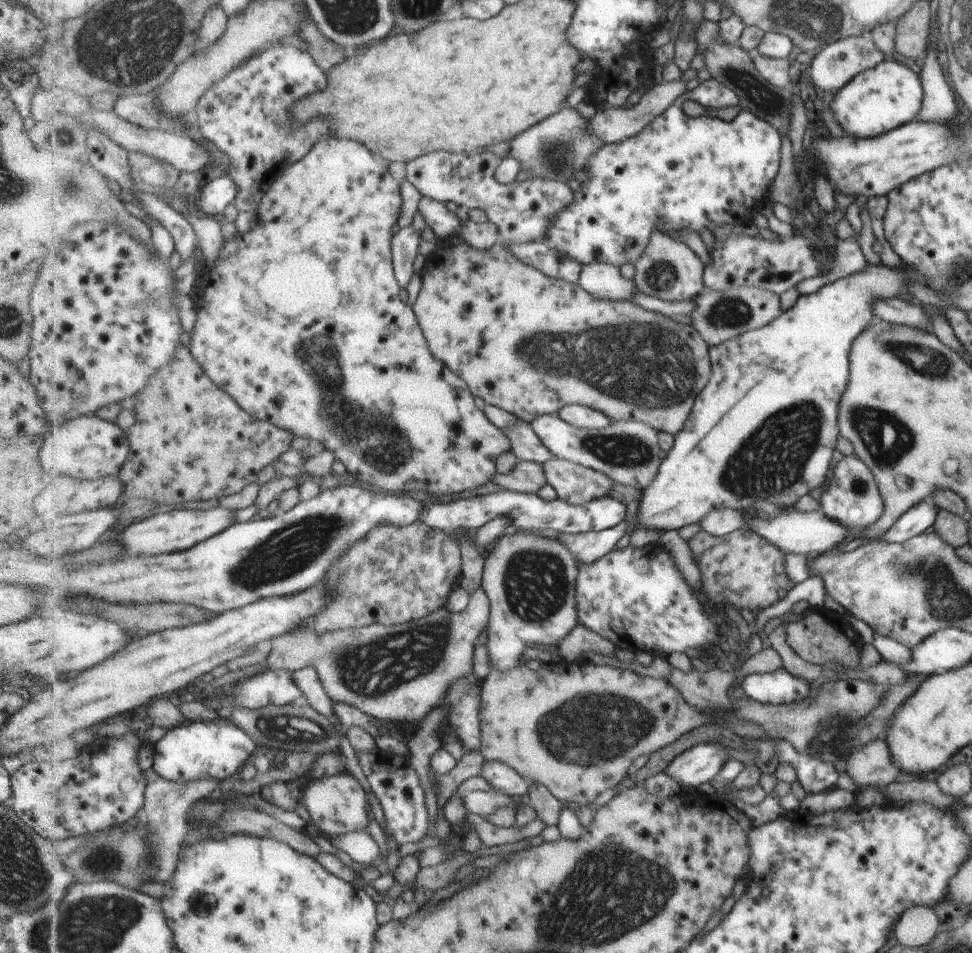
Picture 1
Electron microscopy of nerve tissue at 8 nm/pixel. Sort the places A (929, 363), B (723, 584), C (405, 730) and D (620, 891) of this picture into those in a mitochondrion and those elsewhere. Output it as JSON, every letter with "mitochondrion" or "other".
{"A":"mitochondrion","B":"mitochondrion","C":"other","D":"mitochondrion"}

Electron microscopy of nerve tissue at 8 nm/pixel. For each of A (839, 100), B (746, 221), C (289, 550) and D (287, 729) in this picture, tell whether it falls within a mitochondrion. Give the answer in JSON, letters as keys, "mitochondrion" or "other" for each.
{"A":"other","B":"other","C":"mitochondrion","D":"mitochondrion"}

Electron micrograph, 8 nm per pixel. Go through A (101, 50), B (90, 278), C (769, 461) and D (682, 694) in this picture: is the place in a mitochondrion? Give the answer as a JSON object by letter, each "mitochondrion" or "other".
{"A":"mitochondrion","B":"other","C":"mitochondrion","D":"other"}

